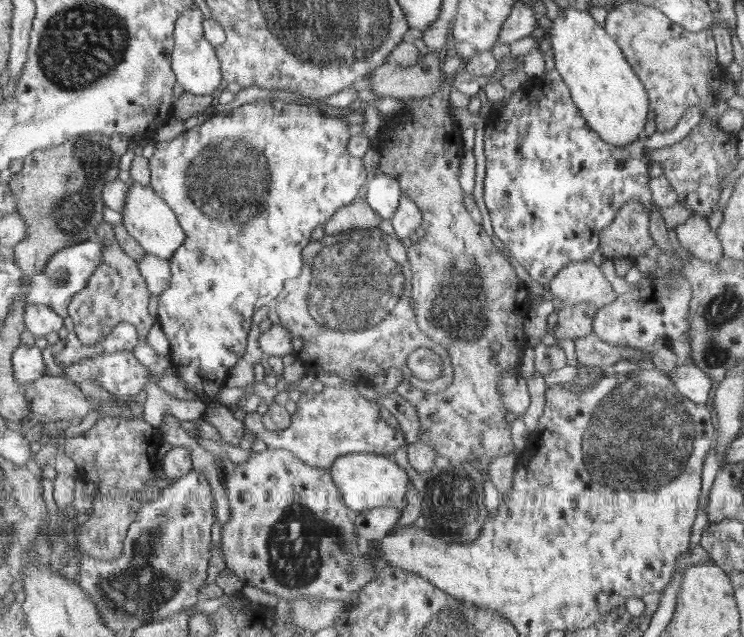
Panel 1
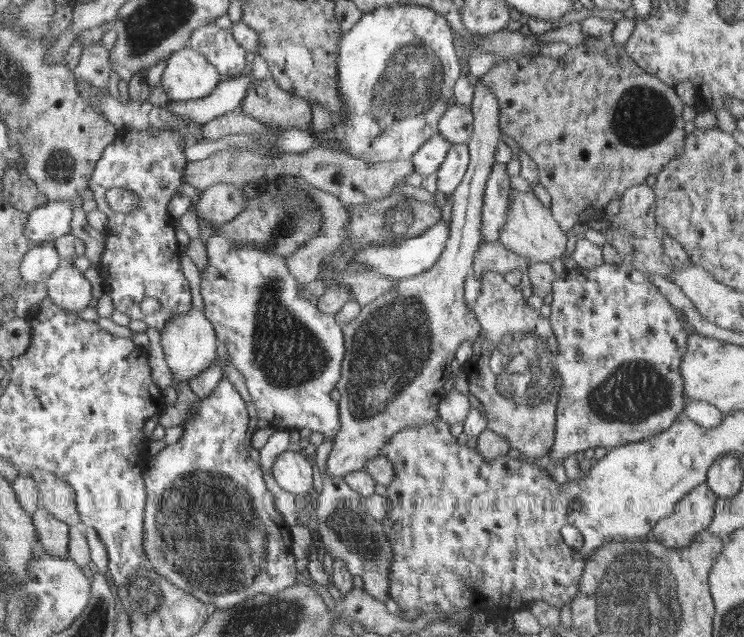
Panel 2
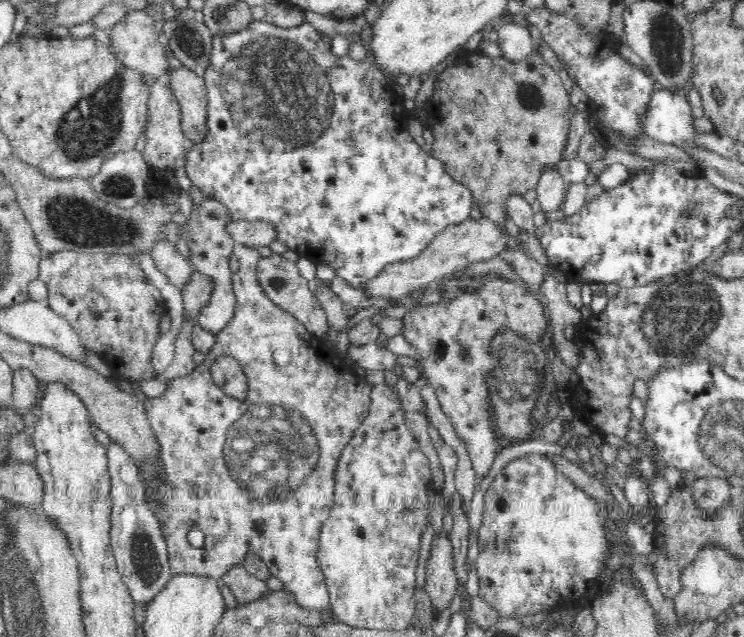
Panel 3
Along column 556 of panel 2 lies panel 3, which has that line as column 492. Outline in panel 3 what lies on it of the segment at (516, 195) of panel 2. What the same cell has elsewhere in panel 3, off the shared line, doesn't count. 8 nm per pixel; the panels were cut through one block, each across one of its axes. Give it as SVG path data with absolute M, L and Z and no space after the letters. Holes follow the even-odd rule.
M487 216L468 218L458 224L443 228L428 244L426 250L420 252L416 258L388 265L374 280L368 282L364 292L369 297L398 300L404 294L421 290L429 282L452 276L458 270L470 268L472 264L492 260L494 256L499 256L508 247L510 236L505 226L501 226L499 222L495 222Z

